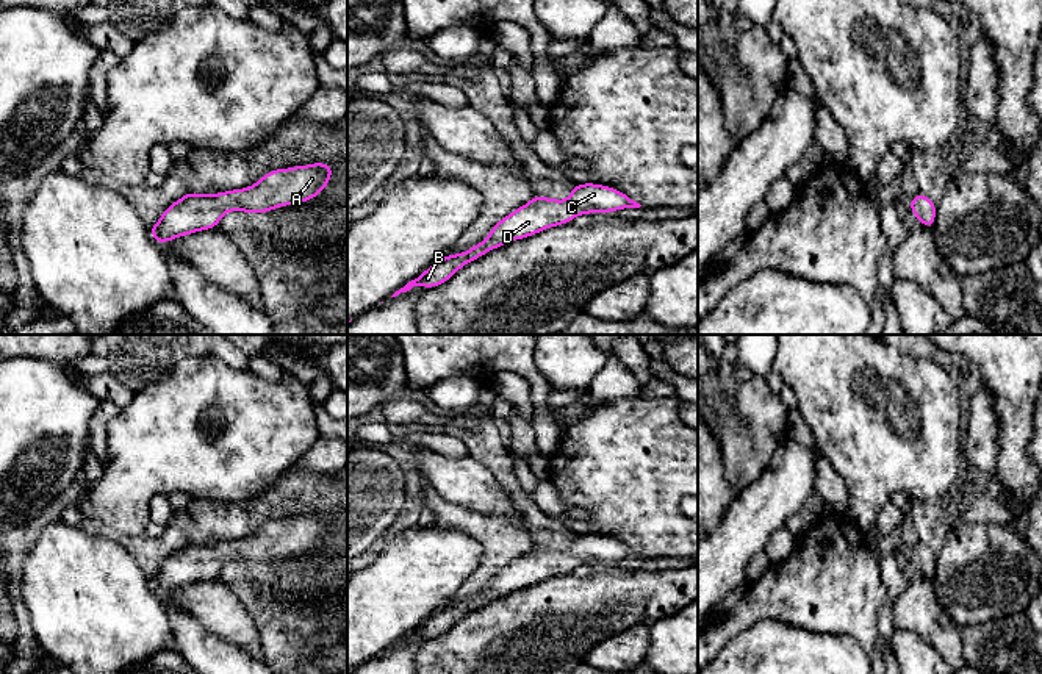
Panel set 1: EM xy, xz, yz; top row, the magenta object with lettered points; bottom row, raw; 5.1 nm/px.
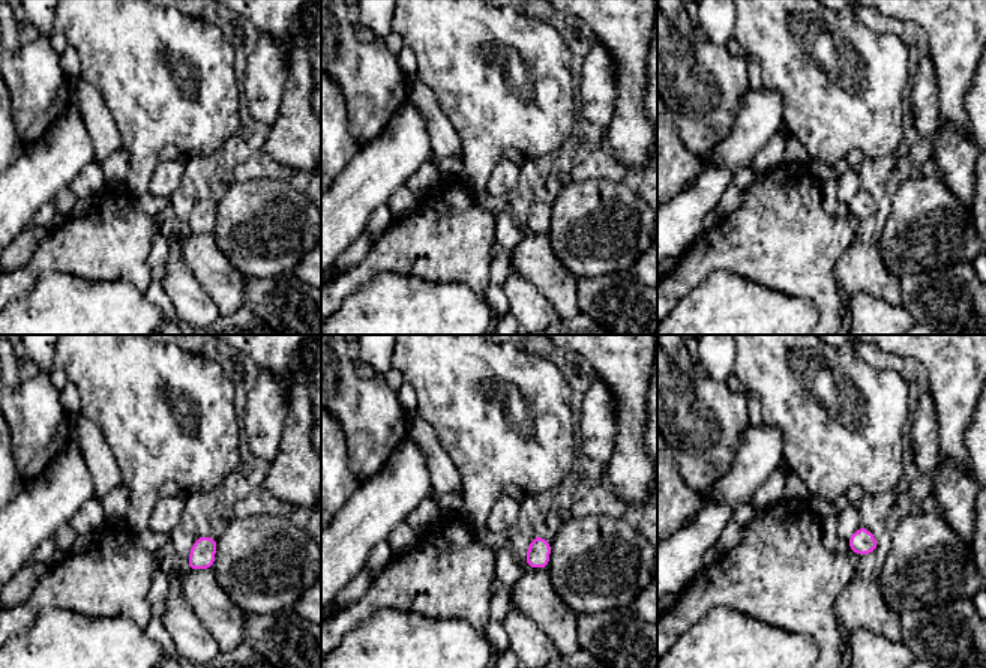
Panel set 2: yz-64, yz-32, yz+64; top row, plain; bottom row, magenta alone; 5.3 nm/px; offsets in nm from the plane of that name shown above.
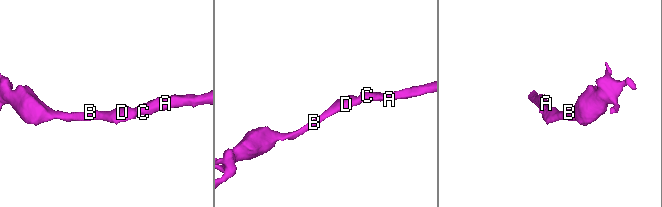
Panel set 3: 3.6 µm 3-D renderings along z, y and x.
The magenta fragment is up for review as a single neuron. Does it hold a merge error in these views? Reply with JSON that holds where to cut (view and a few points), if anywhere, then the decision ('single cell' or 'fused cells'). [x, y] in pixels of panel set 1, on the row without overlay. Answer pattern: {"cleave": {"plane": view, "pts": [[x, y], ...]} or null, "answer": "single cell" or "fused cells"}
{"cleave": null, "answer": "single cell"}

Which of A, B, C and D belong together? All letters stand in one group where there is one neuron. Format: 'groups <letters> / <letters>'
groups A B C D

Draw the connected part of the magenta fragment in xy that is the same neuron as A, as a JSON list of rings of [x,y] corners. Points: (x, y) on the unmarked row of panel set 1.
[[[321,511],[269,521],[243,540],[219,544],[186,543],[163,561],[153,577],[149,577],[150,586],[158,594],[166,594],[171,590],[219,577],[225,563],[263,565],[308,552],[329,536],[333,522],[332,516]]]

